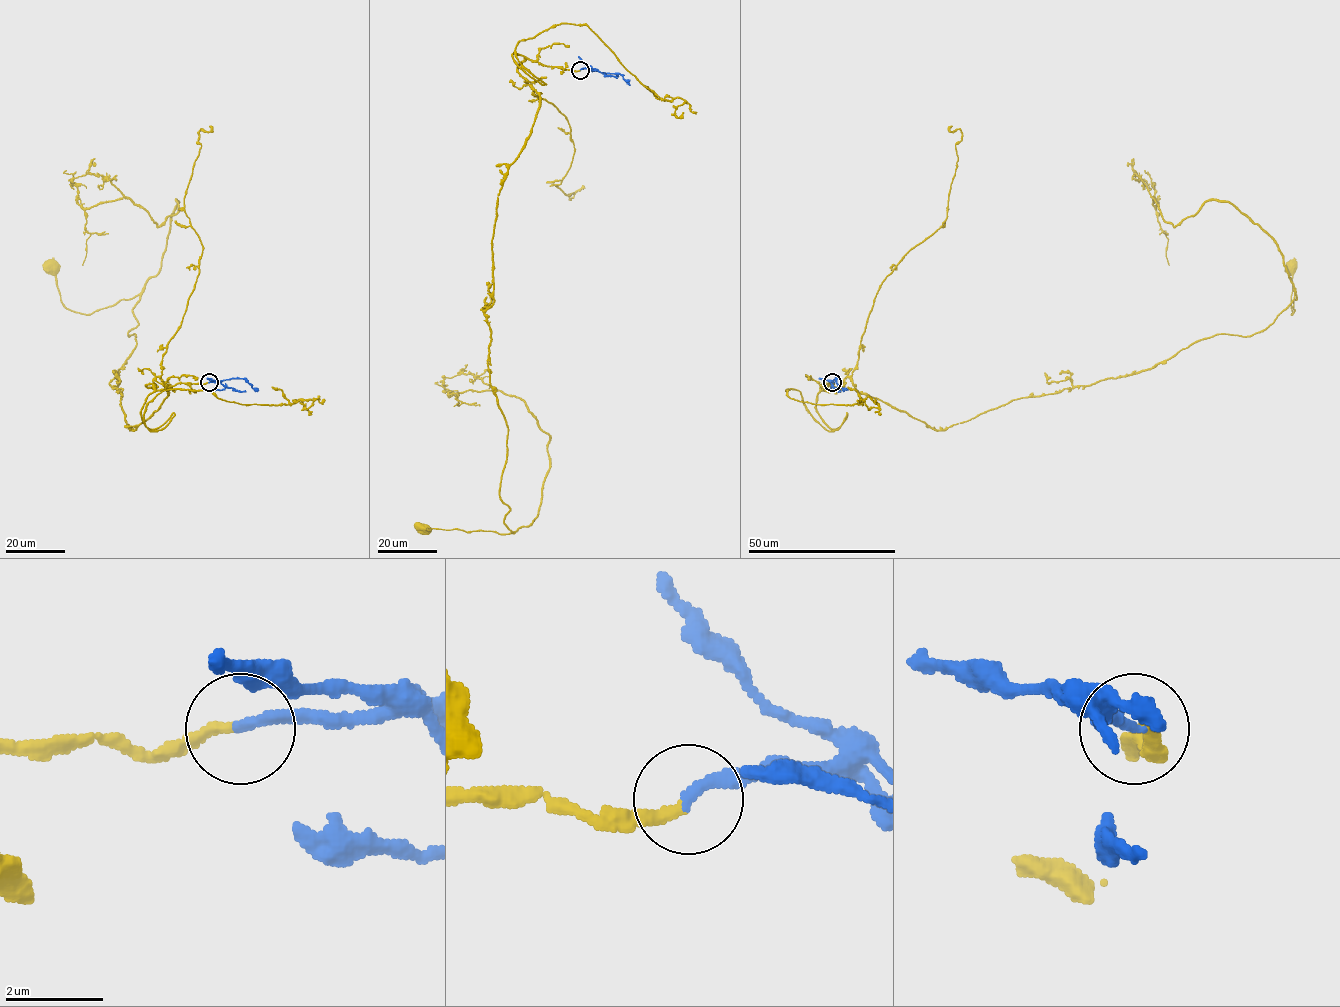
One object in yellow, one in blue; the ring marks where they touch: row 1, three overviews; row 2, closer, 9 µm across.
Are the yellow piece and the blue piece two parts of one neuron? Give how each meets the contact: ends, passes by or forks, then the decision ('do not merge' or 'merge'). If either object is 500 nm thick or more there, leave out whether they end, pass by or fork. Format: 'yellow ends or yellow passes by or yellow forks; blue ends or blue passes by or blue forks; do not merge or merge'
yellow ends; blue ends; merge

